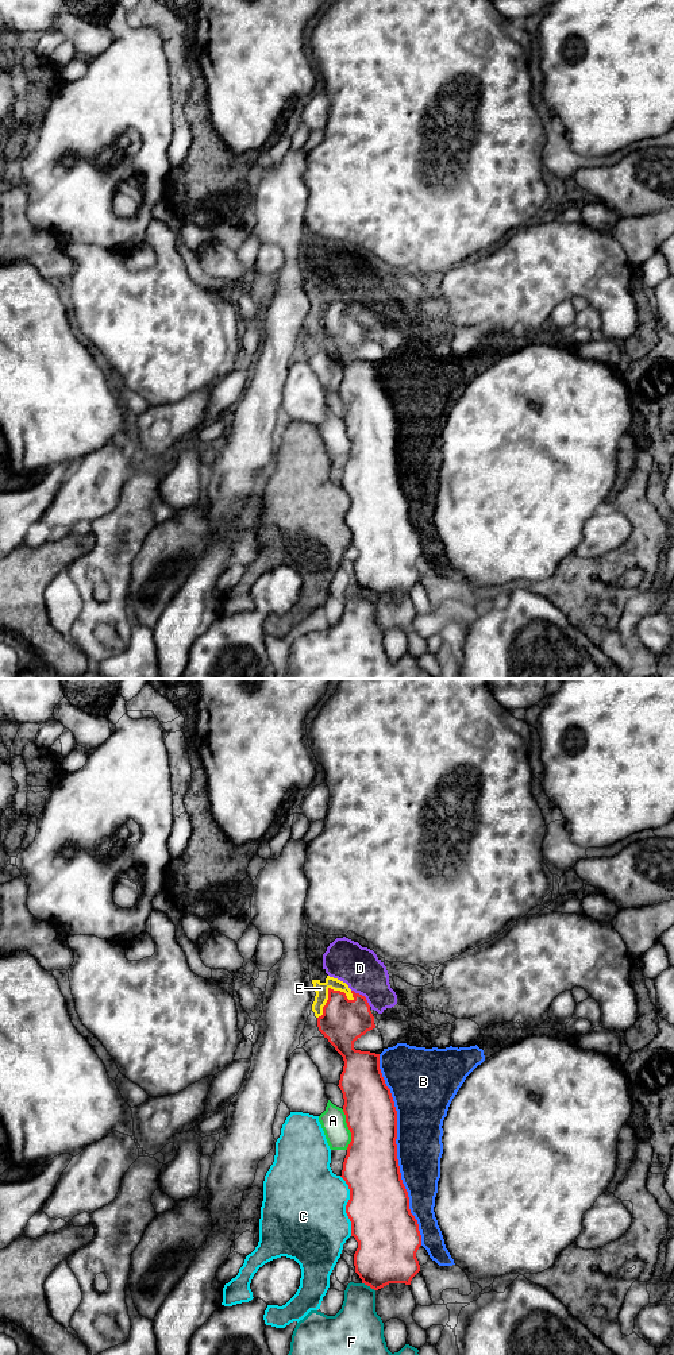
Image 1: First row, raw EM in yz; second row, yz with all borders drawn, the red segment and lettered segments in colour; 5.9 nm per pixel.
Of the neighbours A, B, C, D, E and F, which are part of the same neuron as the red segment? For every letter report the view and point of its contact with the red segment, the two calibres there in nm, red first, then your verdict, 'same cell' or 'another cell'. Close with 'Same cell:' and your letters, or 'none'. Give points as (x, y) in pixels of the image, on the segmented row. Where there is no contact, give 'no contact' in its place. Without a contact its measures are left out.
A: contact yz (349, 1128); calibres 320 and 150 nm; another cell
B: contact yz (396, 1150); calibres 340 and 280 nm; another cell
C: contact yz (346, 1205); calibres 360 and 500 nm; another cell
D: contact yz (361, 995); calibres 260 and 240 nm; another cell
E: contact yz (330, 988); calibres 260 and 80 nm; another cell
F: contact yz (369, 1285); calibres 360 and 280 nm; another cell
Same cell: none

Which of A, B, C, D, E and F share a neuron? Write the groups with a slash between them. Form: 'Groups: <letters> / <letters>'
Groups: A / B / C / D E / F

